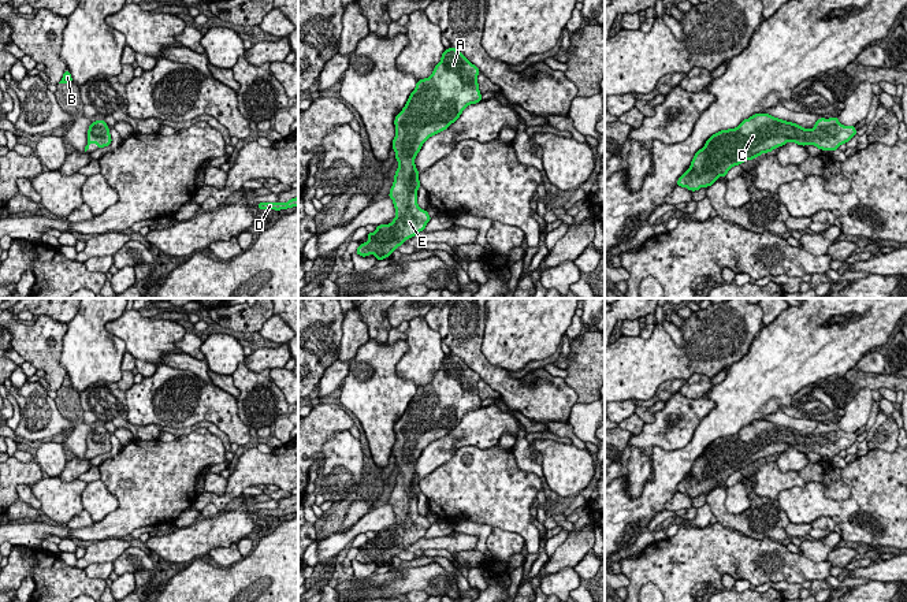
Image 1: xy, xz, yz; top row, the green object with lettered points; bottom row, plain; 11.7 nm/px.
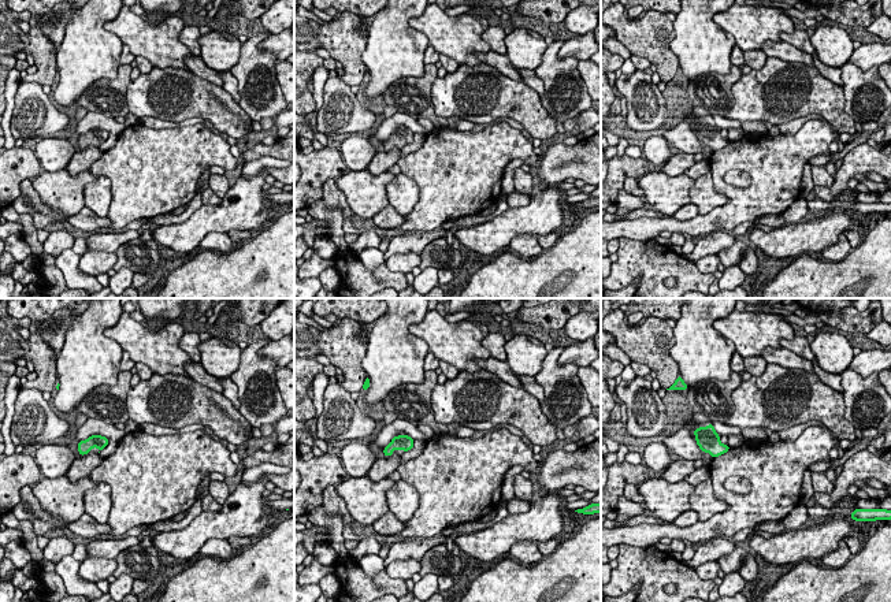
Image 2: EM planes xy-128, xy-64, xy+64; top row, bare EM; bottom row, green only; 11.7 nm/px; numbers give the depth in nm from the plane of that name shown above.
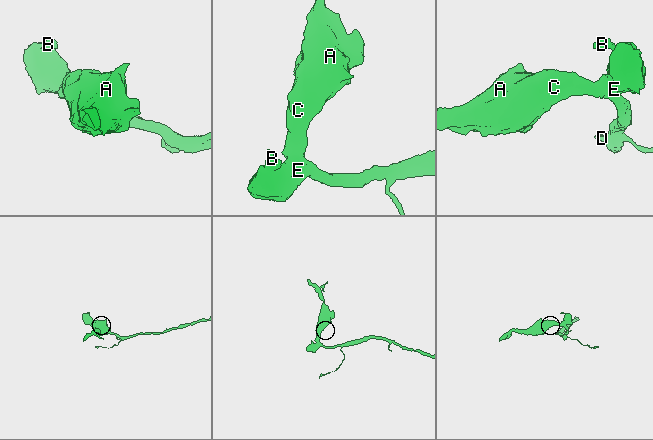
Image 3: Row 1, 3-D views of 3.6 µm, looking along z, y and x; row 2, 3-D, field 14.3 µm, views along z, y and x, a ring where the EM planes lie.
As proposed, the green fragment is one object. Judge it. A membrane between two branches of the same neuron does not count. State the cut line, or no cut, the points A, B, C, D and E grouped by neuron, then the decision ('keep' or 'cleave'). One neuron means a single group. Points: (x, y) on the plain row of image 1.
no cut | A B C D E | keep

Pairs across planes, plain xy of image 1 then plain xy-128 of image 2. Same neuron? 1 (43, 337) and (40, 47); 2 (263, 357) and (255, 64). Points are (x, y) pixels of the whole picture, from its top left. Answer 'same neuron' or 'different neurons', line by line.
1: same neuron
2: different neurons

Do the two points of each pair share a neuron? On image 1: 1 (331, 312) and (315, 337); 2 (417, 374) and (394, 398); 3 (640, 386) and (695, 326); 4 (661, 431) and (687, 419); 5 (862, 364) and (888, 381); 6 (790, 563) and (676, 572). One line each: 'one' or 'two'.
1: one
2: two
3: one
4: one
5: two
6: one

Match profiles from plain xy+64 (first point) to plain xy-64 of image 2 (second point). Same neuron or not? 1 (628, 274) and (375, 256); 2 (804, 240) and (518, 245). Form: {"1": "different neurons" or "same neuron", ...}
{"1": "different neurons", "2": "different neurons"}

